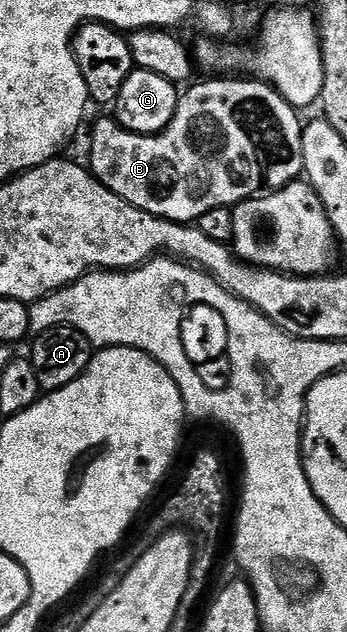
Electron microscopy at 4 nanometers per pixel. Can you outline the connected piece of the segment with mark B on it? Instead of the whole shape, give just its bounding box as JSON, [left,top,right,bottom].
[90,77,303,225]

